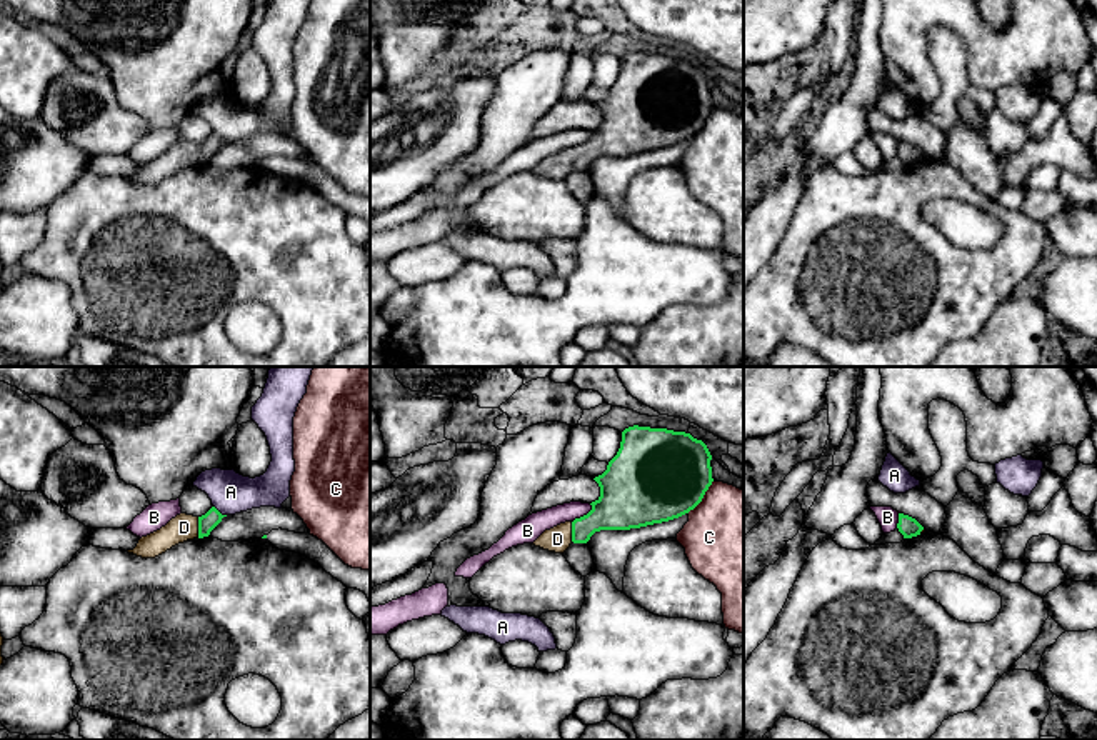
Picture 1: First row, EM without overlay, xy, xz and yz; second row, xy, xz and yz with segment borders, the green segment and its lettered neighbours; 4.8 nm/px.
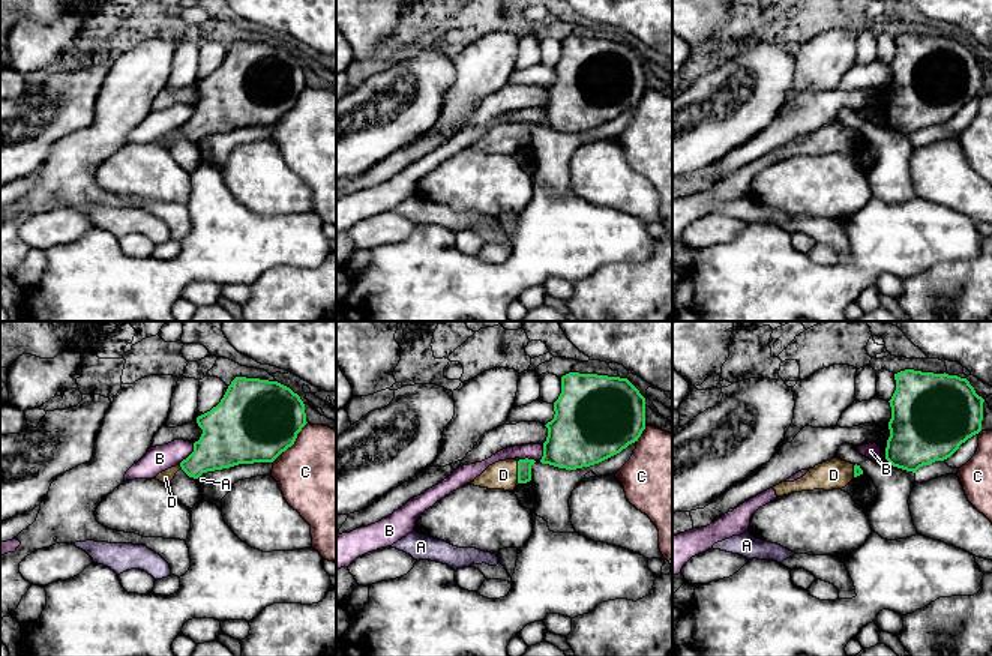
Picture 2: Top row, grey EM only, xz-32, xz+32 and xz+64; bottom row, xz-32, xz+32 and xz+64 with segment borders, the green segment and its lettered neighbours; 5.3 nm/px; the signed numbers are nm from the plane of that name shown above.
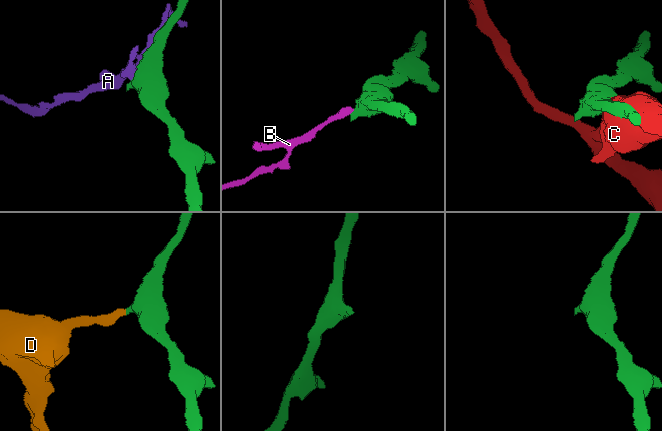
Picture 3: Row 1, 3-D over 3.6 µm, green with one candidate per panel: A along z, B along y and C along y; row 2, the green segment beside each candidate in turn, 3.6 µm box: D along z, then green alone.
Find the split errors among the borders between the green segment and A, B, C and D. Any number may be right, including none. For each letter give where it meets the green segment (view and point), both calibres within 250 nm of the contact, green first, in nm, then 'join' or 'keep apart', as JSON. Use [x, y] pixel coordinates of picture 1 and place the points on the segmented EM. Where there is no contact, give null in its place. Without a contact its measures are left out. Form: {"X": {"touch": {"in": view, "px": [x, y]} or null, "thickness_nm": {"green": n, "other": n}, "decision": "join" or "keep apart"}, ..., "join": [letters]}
{"A": {"touch": {"in": "xy", "px": [219, 512]}, "thickness_nm": {"green": 90, "other": 200}, "decision": "keep apart"}, "B": {"touch": {"in": "xz", "px": [584, 515]}, "thickness_nm": {"green": 300, "other": 110}, "decision": "keep apart"}, "C": {"touch": {"in": "xz", "px": [702, 497]}, "thickness_nm": {"green": 440, "other": 460}, "decision": "keep apart"}, "D": {"touch": {"in": "xy", "px": [199, 527]}, "thickness_nm": {"green": 90, "other": 130}, "decision": "join"}, "join": ["D"]}

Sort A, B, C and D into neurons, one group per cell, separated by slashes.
A / B / C / D

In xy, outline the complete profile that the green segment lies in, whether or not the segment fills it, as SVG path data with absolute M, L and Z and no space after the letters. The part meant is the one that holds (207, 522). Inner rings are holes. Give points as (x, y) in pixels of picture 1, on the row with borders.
M215 507L202 517L180 513L160 530L142 537L137 547L127 552L142 558L155 558L178 543L208 537L223 517L227 515L222 515Z

